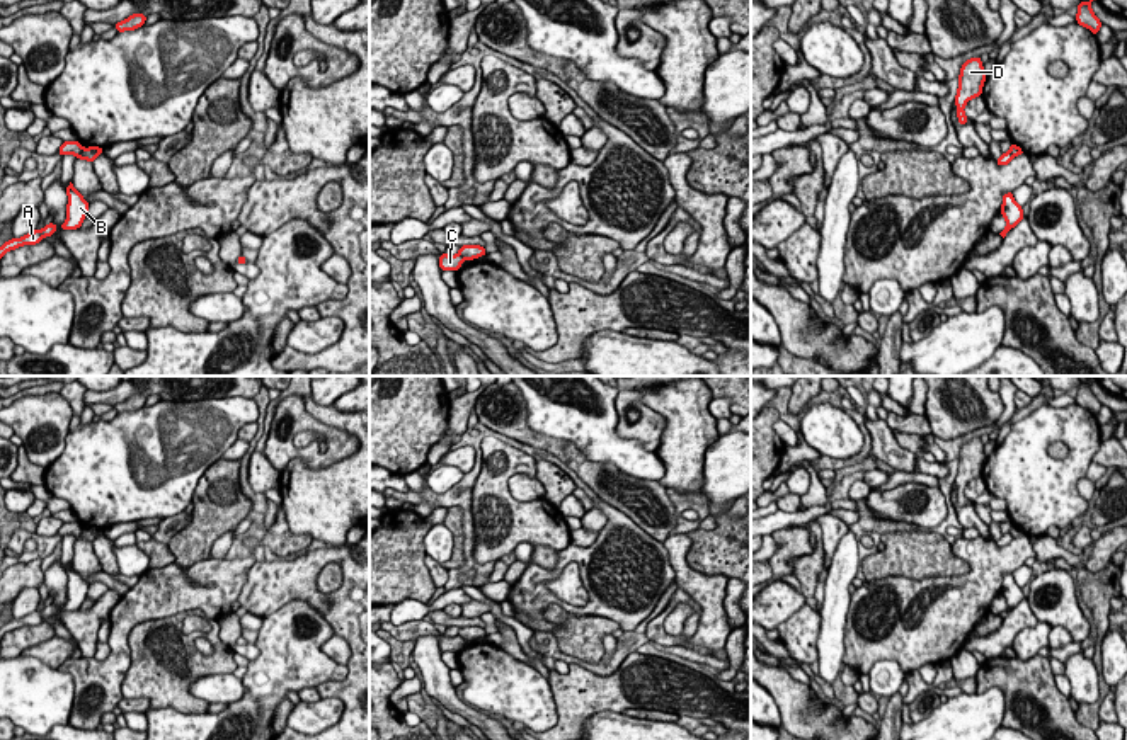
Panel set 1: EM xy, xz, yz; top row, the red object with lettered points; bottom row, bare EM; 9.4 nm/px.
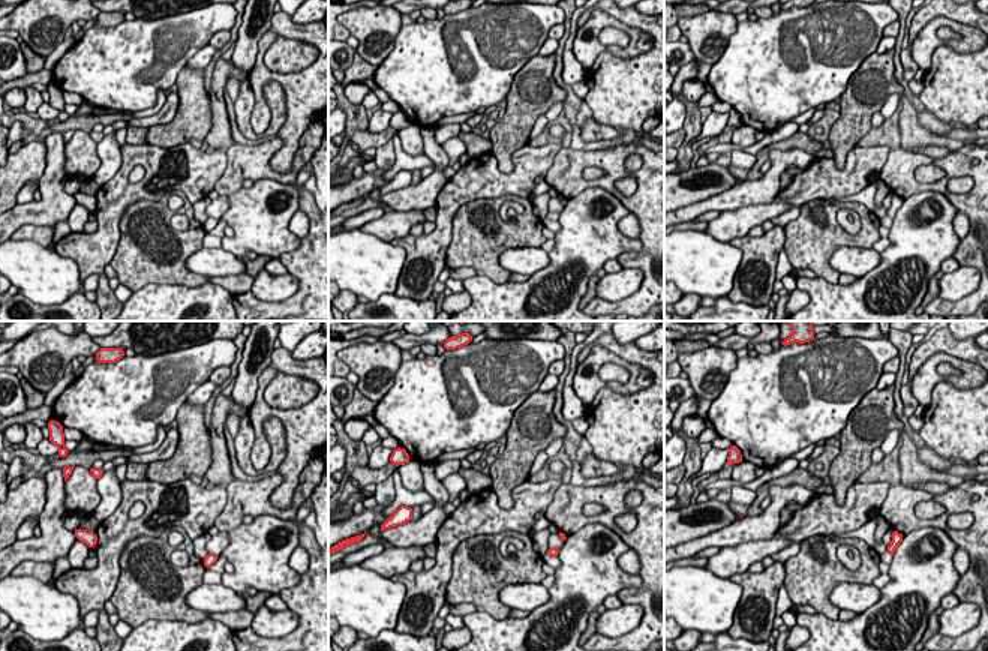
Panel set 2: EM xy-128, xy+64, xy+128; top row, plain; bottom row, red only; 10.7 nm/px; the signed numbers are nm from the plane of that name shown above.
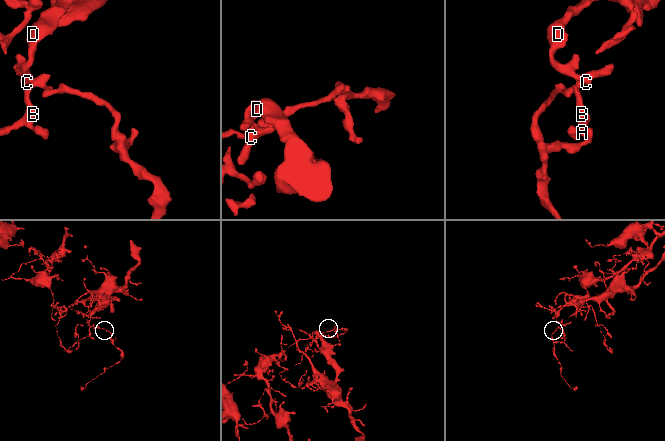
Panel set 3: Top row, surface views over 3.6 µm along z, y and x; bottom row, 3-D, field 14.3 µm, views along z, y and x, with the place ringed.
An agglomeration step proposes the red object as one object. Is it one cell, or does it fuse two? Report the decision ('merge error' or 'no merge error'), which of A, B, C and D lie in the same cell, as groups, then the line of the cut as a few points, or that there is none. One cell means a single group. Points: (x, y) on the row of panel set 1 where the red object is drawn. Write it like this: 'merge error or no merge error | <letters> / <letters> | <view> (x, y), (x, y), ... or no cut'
merge error | A B / C D | xy (84, 148), (77, 157)

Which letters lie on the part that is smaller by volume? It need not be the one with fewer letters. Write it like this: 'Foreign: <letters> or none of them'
Foreign: A, B

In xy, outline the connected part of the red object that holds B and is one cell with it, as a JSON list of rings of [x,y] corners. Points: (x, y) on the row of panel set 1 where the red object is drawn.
[[[72,182],[66,187],[66,194],[68,194],[66,221],[60,228],[78,230],[87,216],[89,202],[82,197],[82,194],[73,187]]]

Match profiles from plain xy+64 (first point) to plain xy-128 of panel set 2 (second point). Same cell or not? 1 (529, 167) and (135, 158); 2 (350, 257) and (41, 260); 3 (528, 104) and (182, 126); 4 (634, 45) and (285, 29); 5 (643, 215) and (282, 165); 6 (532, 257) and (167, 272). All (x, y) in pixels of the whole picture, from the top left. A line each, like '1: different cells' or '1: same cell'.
1: same cell
2: same cell
3: same cell
4: different cells
5: different cells
6: different cells

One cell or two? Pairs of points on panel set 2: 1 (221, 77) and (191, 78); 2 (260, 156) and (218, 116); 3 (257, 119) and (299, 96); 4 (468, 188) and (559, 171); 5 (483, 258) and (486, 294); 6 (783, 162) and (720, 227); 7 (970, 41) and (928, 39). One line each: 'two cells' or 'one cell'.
1: two cells
2: one cell
3: one cell
4: two cells
5: two cells
6: two cells
7: one cell

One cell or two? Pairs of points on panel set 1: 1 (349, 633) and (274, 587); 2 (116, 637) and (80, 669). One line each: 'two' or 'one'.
1: one
2: one

